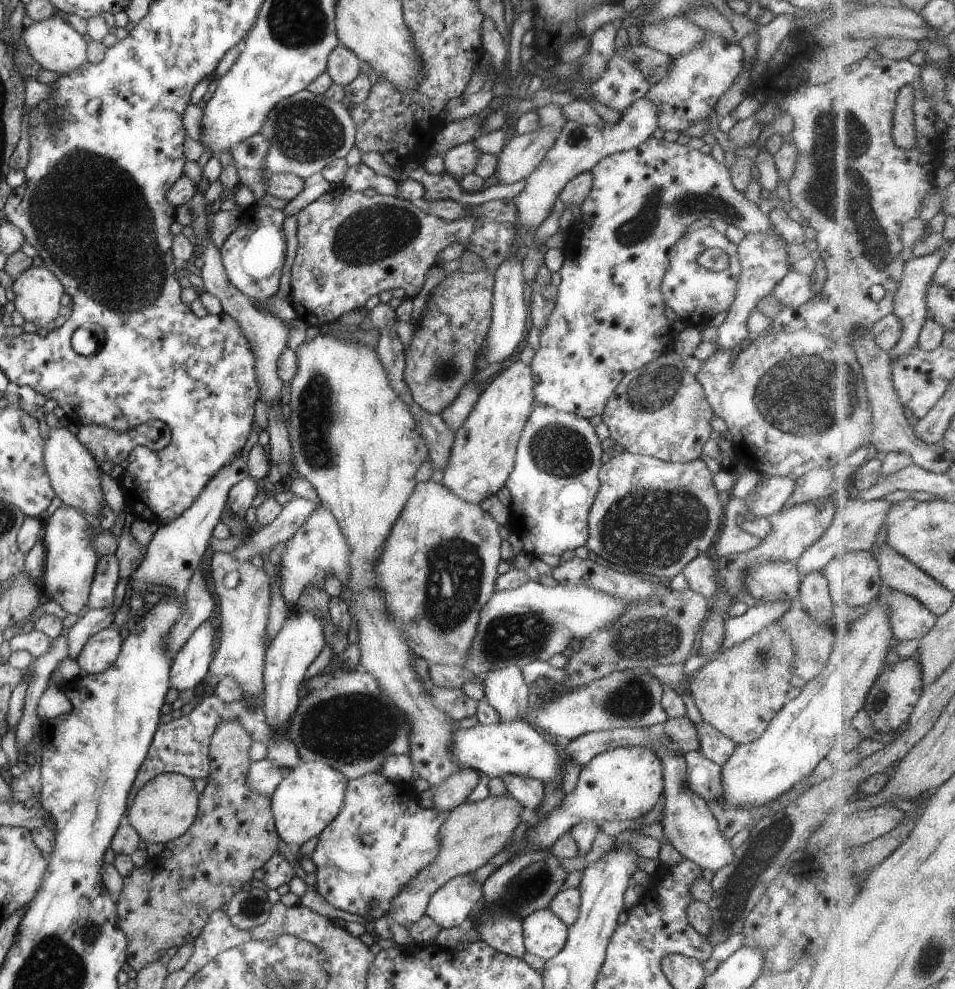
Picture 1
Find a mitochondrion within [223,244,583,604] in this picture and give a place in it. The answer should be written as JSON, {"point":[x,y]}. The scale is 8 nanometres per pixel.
{"point":[316,405]}

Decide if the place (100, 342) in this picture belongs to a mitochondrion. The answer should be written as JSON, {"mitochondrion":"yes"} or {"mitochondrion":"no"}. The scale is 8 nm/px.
{"mitochondrion":"no"}

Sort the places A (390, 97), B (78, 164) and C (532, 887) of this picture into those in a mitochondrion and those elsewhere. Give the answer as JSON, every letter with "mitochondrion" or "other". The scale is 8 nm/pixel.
{"A":"other","B":"mitochondrion","C":"mitochondrion"}

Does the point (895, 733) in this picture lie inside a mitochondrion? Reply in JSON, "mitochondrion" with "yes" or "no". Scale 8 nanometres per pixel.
{"mitochondrion":"no"}

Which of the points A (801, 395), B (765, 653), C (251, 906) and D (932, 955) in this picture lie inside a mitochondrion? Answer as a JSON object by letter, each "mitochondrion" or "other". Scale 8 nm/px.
{"A":"mitochondrion","B":"mitochondrion","C":"mitochondrion","D":"mitochondrion"}

